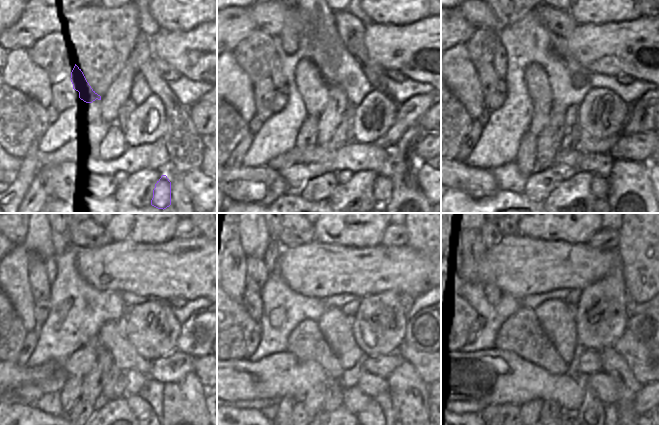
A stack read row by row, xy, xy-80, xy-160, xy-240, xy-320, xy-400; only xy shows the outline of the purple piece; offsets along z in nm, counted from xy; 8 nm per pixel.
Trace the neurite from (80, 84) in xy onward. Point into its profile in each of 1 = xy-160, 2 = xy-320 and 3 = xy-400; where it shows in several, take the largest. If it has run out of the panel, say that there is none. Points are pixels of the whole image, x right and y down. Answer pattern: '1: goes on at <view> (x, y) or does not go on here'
1: goes on at xy-160 (538, 88)
2: goes on at xy-320 (281, 375)
3: goes on at xy-400 (494, 377)

